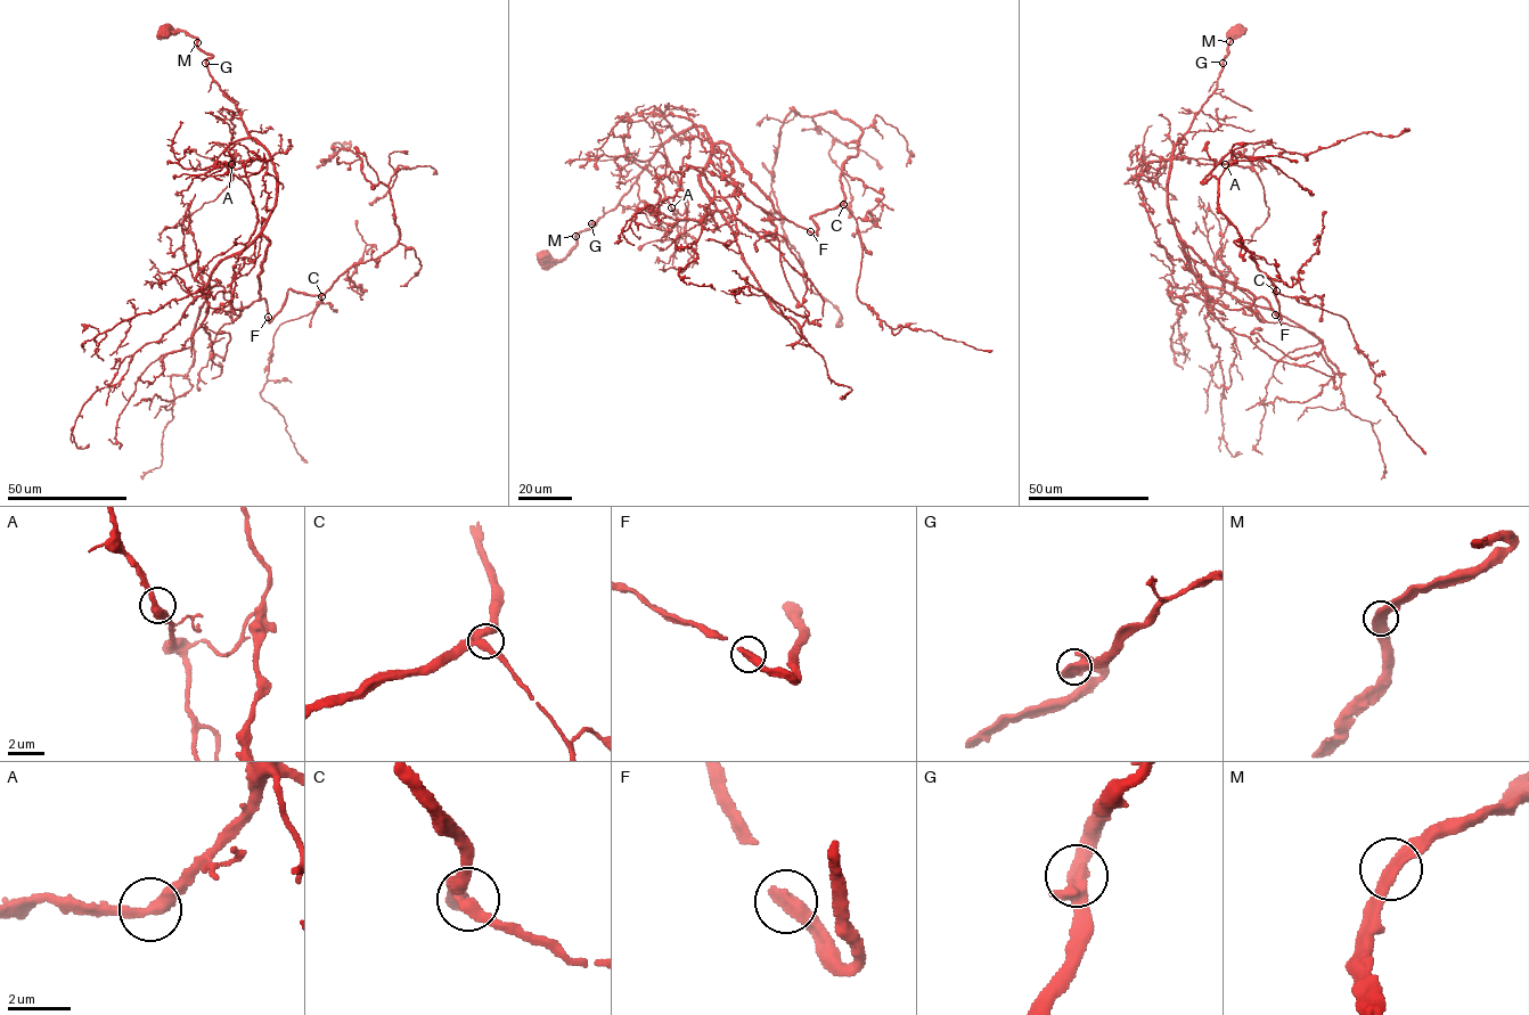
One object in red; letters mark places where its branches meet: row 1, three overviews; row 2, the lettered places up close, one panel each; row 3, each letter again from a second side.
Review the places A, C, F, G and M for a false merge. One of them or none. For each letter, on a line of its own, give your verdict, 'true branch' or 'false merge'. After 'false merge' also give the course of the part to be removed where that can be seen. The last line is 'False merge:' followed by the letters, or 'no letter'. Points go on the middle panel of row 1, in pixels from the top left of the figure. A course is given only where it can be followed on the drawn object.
A: true branch
C: true branch
F: true branch
G: true branch
M: true branch
False merge: no letter

